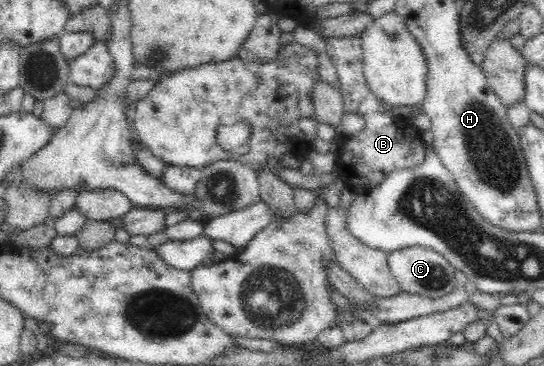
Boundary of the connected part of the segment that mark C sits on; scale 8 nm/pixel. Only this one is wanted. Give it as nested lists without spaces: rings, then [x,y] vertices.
[[[411,246],[388,252],[388,264],[391,273],[398,281],[403,292],[423,297],[438,298],[455,289],[454,267],[438,252],[431,248]]]

